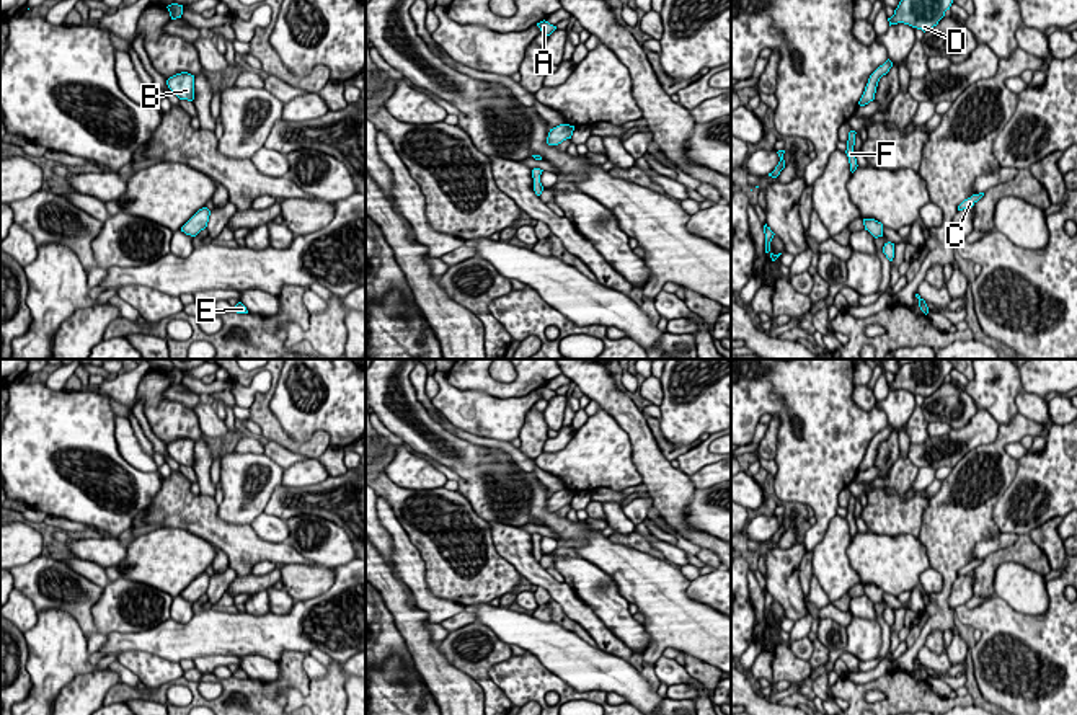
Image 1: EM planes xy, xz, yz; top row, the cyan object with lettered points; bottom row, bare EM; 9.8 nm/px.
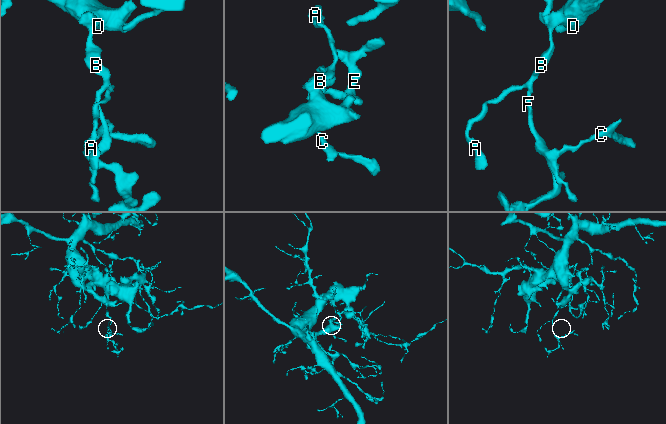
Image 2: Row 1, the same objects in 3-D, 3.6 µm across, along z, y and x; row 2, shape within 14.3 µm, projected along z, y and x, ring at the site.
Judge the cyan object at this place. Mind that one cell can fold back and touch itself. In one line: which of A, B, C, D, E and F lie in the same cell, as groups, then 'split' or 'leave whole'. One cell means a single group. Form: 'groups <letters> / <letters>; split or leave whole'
groups A B C D E F; leave whole

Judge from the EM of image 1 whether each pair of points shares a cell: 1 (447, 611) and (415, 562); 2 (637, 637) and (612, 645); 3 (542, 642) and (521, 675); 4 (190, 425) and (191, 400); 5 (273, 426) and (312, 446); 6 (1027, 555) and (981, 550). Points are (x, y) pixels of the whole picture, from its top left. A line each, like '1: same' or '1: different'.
1: same
2: different
3: different
4: different
5: same
6: different

